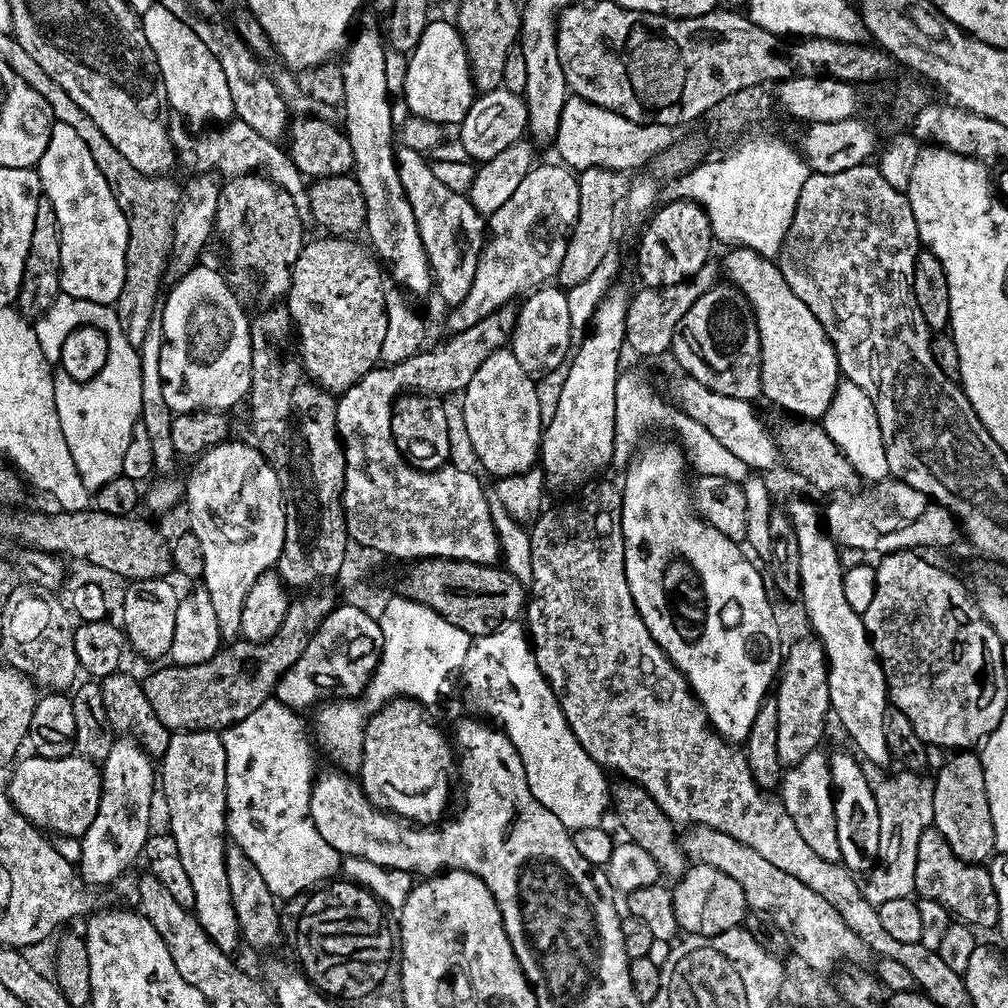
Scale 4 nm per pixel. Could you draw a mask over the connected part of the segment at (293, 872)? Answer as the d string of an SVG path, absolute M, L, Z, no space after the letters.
M270 699L262 702L254 714L242 718L234 726L223 729L224 749L226 750L226 806L228 807L227 835L242 850L246 850L246 858L258 866L258 871L270 886L277 898L297 897L309 889L315 889L325 882L331 881L340 863L344 863L343 874L349 881L365 888L387 909L399 910L410 898L410 890L414 883L411 872L390 870L386 866L377 866L374 862L366 862L366 858L342 857L318 834L310 816L310 794L312 793L312 744L304 733L304 724L299 720L297 709L287 708L281 700Z

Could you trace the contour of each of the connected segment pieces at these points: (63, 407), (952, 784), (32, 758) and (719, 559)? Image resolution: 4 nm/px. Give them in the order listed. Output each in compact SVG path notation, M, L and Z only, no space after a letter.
M61 293L45 314L33 323L33 335L38 338L38 344L42 350L48 350L48 348L59 350L74 329L84 327L100 329L108 339L106 366L102 366L100 373L92 380L78 381L60 370L57 371L57 376L55 373L51 377L50 382L54 386L54 406L58 422L62 426L62 436L66 438L66 446L70 446L70 458L74 458L74 466L78 466L82 486L95 490L106 486L110 478L121 475L123 459L131 442L132 431L142 416L142 374L137 345L132 344L130 338L126 338L115 307L111 304L87 302L85 299Z
M956 750L949 756L952 757L934 772L932 827L946 838L950 850L959 860L983 865L996 852L994 822L990 822L990 802L986 798L986 774L975 751Z
M28 754L22 760L11 769L12 777L6 785L12 805L45 833L77 838L84 836L86 830L90 830L90 822L94 822L94 814L98 814L101 769L79 754L62 758Z
M656 440L653 444L645 443L637 451L636 455L628 461L628 467L623 473L624 484L622 483L622 530L624 531L624 565L626 566L626 582L630 586L630 594L634 598L634 606L646 622L646 630L662 646L662 650L674 662L674 666L679 670L688 684L692 688L692 693L696 695L696 700L706 710L708 720L713 728L724 737L725 740L733 742L747 741L750 734L750 726L754 726L754 717L758 710L764 705L765 700L769 699L770 689L777 683L778 673L782 668L782 644L780 648L780 628L776 625L776 616L772 613L772 604L768 601L769 589L766 587L766 580L760 577L760 572L755 568L757 565L746 555L745 549L739 544L735 544L722 530L714 530L697 513L692 506L689 485L684 484L683 468L686 468L686 453L679 443L671 444L668 440Z

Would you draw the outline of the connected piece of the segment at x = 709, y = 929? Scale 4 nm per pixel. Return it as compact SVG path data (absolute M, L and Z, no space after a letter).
M692 864L688 871L675 881L672 901L681 929L690 936L713 936L741 927L744 917L750 911L744 888L738 886L738 882L730 878L730 874L722 874L722 870L714 870L714 866L705 864Z

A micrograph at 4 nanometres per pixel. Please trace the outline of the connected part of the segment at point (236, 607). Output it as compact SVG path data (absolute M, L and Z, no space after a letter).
M235 438L223 444L216 444L195 461L196 469L186 480L186 504L188 500L188 520L190 531L202 542L202 558L206 558L202 587L210 594L214 614L218 617L221 637L232 642L240 636L242 626L242 606L246 594L262 574L273 571L280 563L284 549L284 495L278 482L278 474L268 464L255 443L243 444Z

